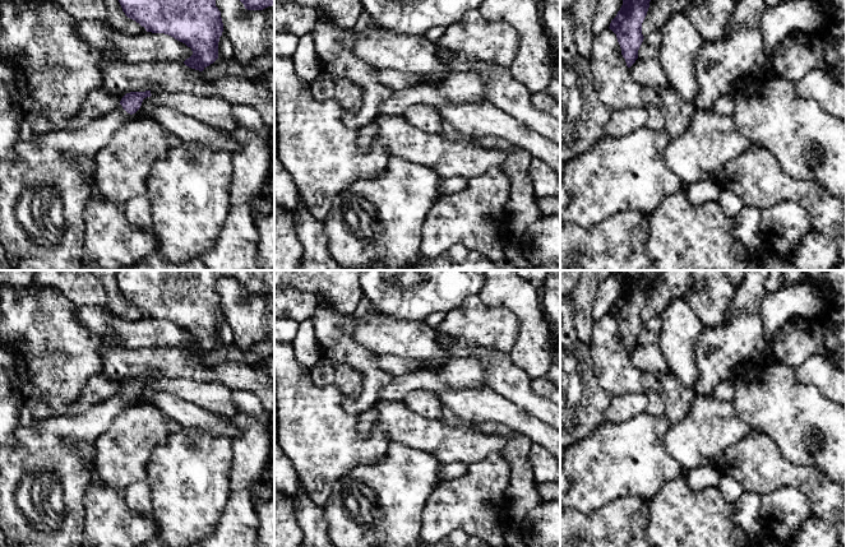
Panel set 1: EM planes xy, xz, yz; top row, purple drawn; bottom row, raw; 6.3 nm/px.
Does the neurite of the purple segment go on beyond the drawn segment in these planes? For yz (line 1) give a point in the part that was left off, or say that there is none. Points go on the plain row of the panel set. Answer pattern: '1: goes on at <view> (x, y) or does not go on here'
1: does not go on here

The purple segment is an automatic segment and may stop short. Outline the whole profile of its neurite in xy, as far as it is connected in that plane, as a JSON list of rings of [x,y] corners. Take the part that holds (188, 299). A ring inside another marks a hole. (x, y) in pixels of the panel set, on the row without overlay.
[[[117,270],[116,283],[125,301],[147,317],[168,320],[190,333],[193,340],[184,349],[203,357],[218,344],[223,309],[216,284],[221,278],[232,278],[248,296],[274,291],[273,270]]]

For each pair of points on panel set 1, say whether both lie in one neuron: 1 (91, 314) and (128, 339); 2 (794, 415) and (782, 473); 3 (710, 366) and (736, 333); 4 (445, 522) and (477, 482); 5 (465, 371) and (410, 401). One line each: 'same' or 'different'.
1: same
2: different
3: same
4: same
5: different

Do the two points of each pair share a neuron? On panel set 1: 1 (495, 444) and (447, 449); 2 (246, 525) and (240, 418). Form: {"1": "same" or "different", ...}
{"1": "same", "2": "same"}

